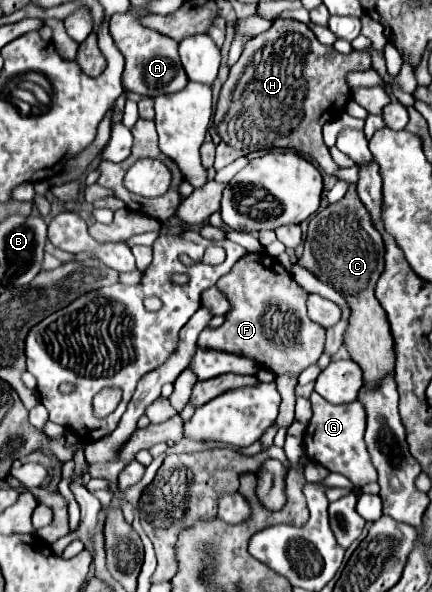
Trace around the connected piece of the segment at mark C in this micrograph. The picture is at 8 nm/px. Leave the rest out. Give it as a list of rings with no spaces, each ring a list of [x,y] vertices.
[[[348,184],[348,192],[340,202],[324,208],[322,212],[316,212],[310,218],[308,236],[304,242],[304,254],[296,262],[298,266],[312,272],[320,282],[328,280],[328,284],[334,290],[338,290],[350,304],[352,314],[348,320],[344,344],[350,352],[350,358],[358,362],[358,366],[364,372],[366,390],[376,388],[382,382],[382,378],[392,374],[396,362],[390,324],[386,312],[382,310],[380,302],[374,296],[374,286],[384,270],[384,254],[386,254],[386,246],[382,234],[374,228],[370,212],[358,198],[356,186]]]

